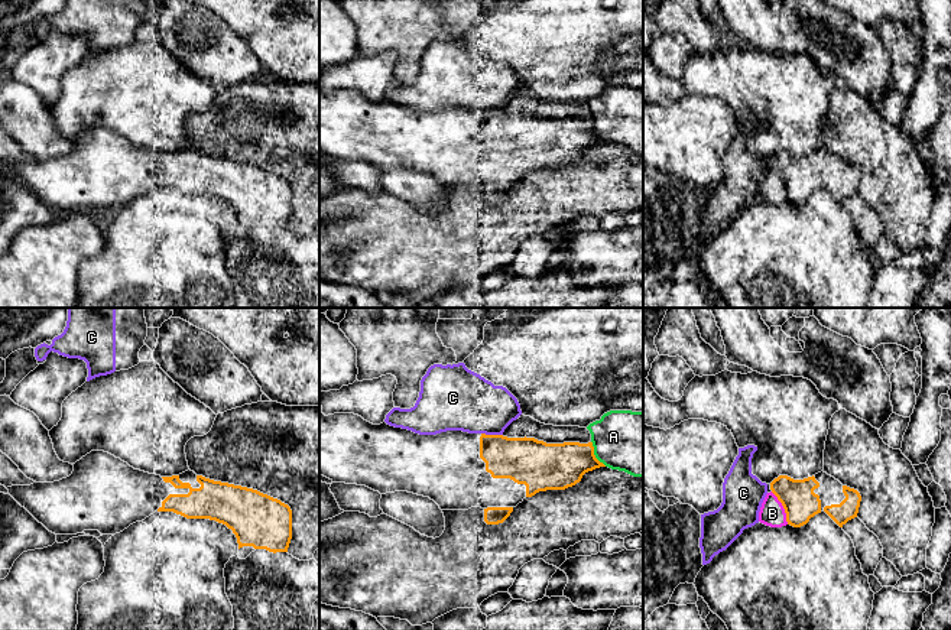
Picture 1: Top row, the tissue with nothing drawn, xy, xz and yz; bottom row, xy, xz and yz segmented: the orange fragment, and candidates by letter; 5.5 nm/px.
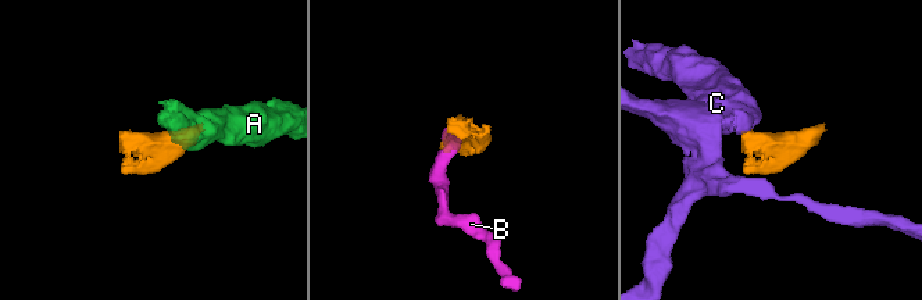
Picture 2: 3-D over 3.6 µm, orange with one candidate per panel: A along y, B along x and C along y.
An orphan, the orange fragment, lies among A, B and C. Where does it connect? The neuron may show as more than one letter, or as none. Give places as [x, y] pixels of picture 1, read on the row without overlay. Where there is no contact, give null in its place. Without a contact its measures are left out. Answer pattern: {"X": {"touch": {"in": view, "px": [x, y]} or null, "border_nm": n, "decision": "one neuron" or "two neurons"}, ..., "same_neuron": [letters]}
{"A": {"touch": {"in": "xz", "px": [593, 130]}, "border_nm": 170, "decision": "two neurons"}, "B": {"touch": {"in": "yz", "px": [784, 184]}, "border_nm": 200, "decision": "two neurons"}, "C": {"touch": {"in": "xz", "px": [492, 111]}, "border_nm": 120, "decision": "two neurons"}, "same_neuron": []}

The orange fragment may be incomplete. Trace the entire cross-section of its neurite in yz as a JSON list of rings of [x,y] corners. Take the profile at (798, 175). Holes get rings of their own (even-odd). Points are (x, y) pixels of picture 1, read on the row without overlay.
[[[821,147],[804,156],[779,152],[770,159],[782,179],[788,201],[801,204],[815,191],[825,188],[840,204],[857,194],[861,172]]]

